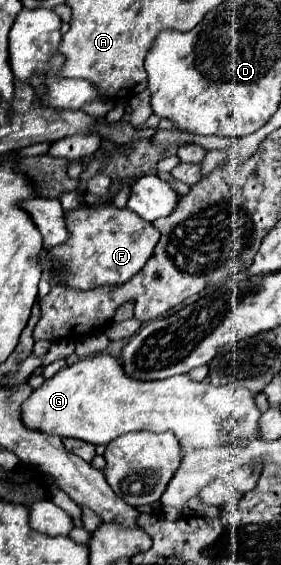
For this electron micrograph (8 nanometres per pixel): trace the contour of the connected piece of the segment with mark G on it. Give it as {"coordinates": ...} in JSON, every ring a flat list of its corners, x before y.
{"coordinates":[[109,354,85,358,67,366,51,380,37,388,31,400,21,406,23,420,31,428,63,438,79,438,91,444,109,444,121,434,149,430,171,430,181,450,203,448,211,442,227,444,229,440,257,440,261,410,255,404,255,394,233,384,213,386,209,380,195,382,187,374,165,380,133,380,125,374,121,362]]}

